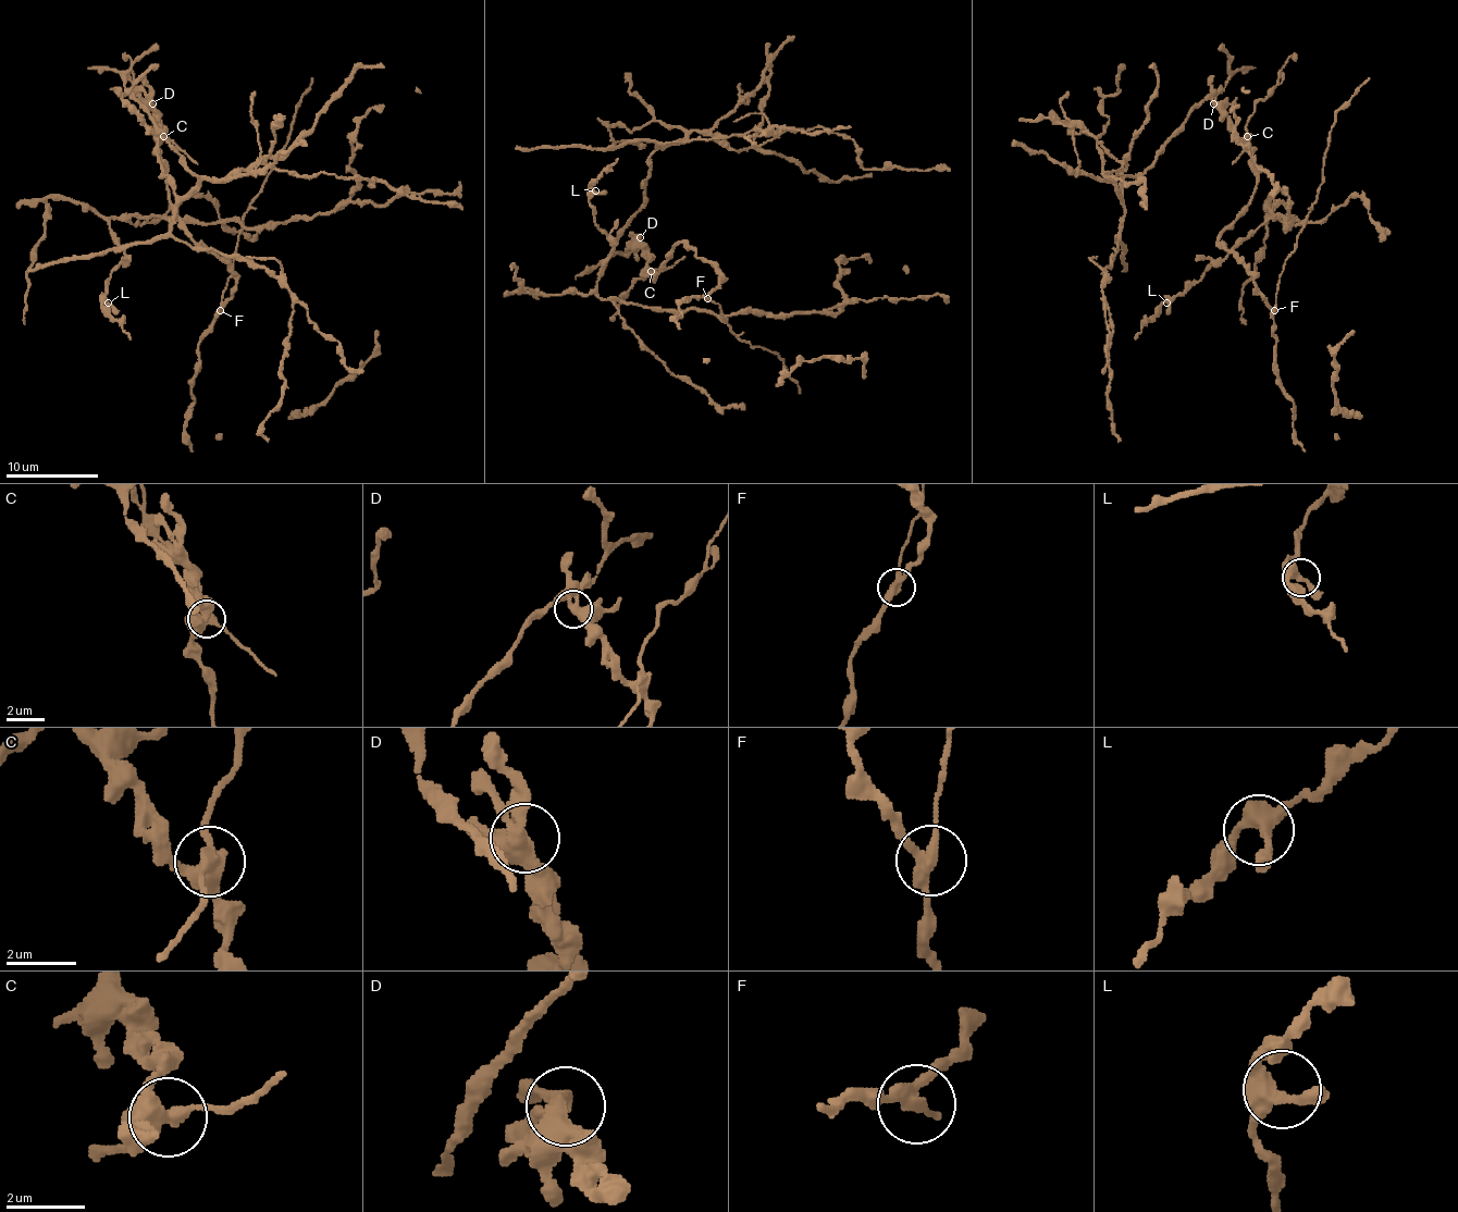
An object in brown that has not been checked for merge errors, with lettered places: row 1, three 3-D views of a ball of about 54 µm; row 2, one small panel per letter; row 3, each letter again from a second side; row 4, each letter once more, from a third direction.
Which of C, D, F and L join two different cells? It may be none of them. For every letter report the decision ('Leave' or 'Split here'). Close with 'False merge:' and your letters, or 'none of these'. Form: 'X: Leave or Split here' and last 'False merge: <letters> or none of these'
C: Split here
D: Leave
F: Split here
L: Leave
False merge: C, F

